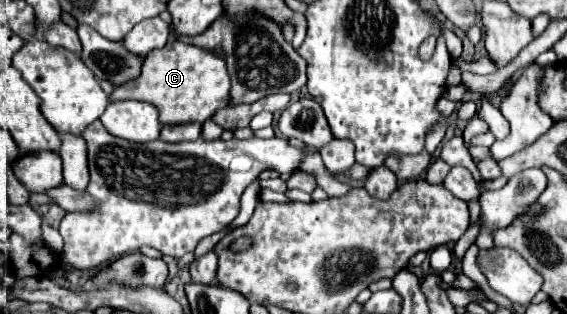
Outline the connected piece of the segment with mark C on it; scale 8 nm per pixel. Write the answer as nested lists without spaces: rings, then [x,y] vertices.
[[[169,40],[161,50],[151,50],[143,62],[141,76],[135,82],[115,88],[111,100],[145,100],[153,102],[161,114],[161,124],[205,122],[219,108],[229,106],[231,78],[225,58],[209,48]]]

